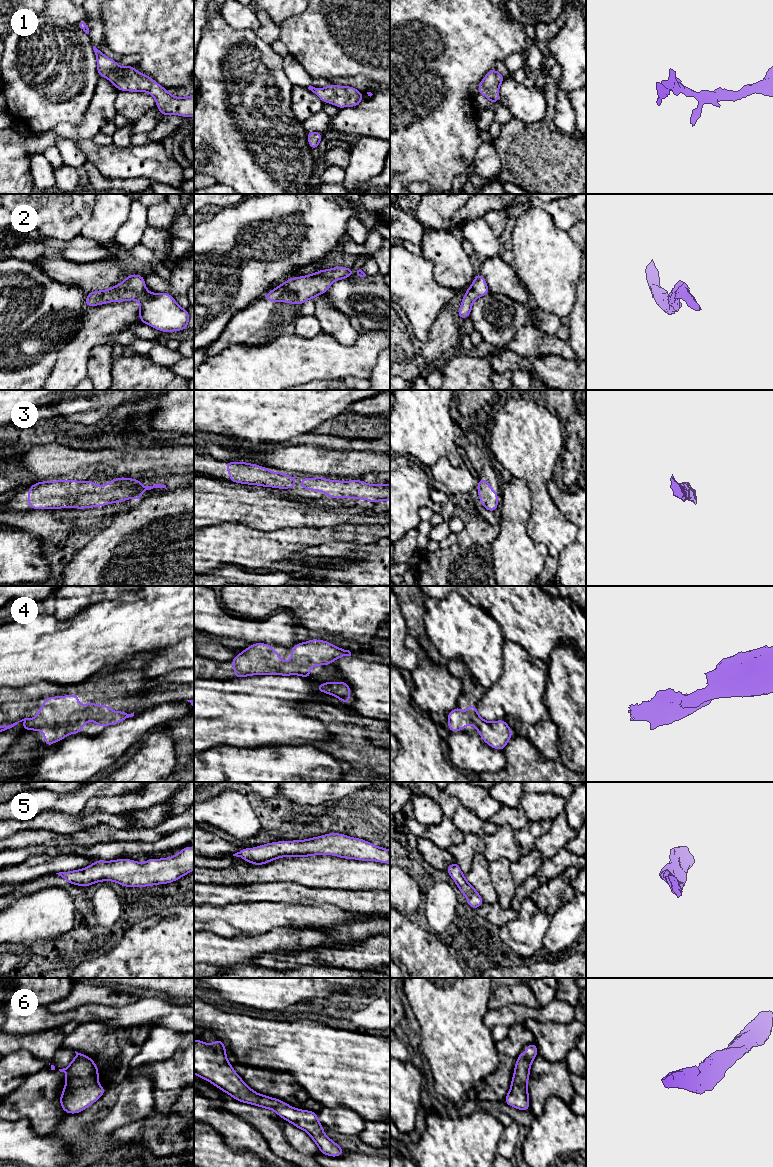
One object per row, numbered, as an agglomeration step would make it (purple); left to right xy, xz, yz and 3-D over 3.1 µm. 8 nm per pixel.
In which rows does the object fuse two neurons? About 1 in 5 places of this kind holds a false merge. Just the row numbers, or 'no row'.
no row

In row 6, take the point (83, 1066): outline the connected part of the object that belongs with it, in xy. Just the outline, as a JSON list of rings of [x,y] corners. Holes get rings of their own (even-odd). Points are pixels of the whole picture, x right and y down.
[[[76,1052],[70,1064],[60,1072],[67,1074],[65,1087],[60,1095],[60,1105],[65,1113],[84,1111],[99,1098],[106,1089],[97,1081],[99,1071],[95,1062],[87,1055]]]

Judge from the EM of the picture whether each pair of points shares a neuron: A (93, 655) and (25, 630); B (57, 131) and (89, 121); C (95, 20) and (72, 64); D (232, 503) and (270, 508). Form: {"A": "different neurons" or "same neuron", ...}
{"A": "same neuron", "B": "same neuron", "C": "different neurons", "D": "same neuron"}

